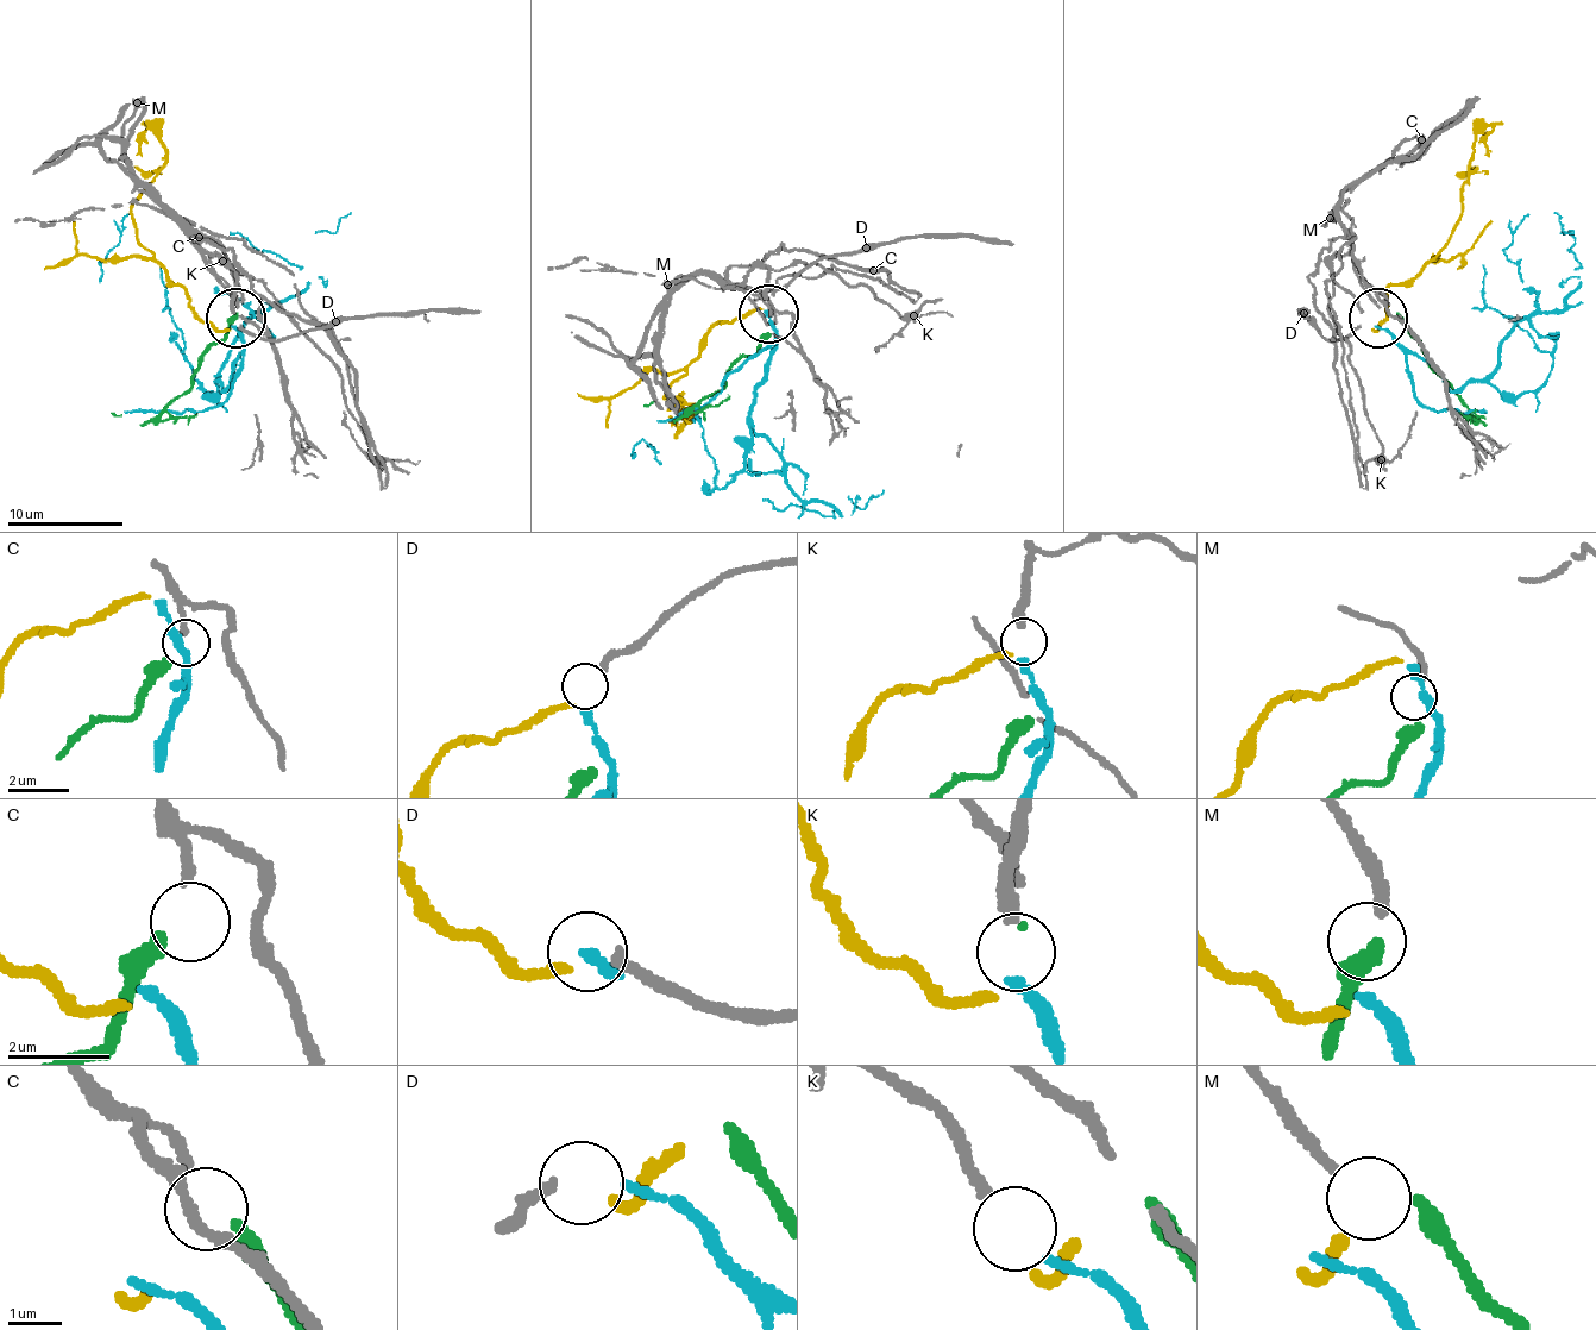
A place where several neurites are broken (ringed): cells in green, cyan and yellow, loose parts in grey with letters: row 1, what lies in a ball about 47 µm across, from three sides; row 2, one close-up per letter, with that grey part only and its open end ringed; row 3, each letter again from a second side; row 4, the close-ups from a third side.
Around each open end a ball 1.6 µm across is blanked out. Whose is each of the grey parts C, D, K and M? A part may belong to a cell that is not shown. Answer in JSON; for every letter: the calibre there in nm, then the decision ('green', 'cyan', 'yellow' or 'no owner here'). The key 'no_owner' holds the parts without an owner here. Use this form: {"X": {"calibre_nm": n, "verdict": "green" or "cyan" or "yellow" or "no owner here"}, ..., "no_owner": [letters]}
{"C": {"calibre_nm": 170, "verdict": "green"}, "D": {"calibre_nm": 200, "verdict": "yellow"}, "K": {"calibre_nm": 240, "verdict": "cyan"}, "M": {"calibre_nm": 180, "verdict": "no owner here"}, "no_owner": ["M"]}

